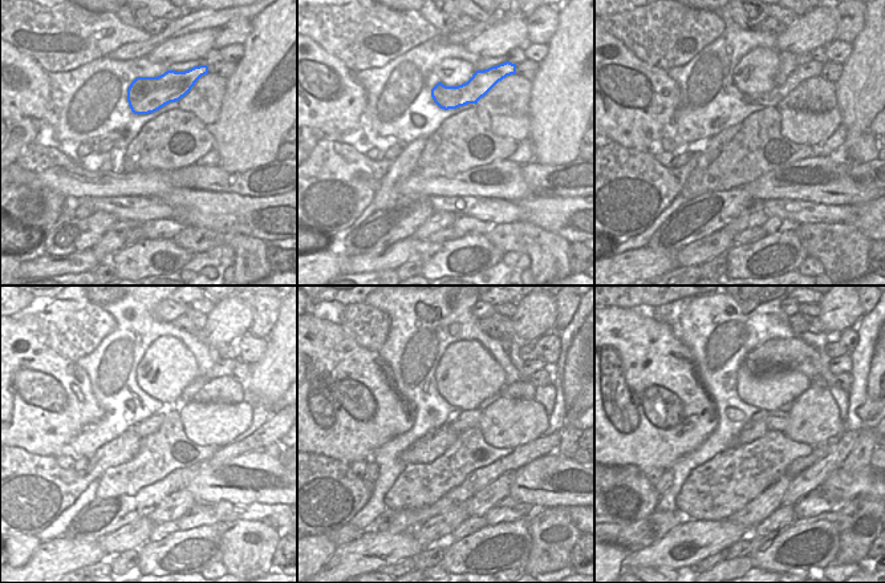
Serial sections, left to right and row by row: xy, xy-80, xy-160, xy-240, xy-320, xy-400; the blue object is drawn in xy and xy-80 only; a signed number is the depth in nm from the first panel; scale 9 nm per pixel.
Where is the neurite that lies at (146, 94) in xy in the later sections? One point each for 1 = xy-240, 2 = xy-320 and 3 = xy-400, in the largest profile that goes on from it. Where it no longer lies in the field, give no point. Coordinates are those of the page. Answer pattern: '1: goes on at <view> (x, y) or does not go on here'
1: goes on at xy-240 (223, 367)
2: goes on at xy-320 (530, 367)
3: goes on at xy-400 (843, 364)

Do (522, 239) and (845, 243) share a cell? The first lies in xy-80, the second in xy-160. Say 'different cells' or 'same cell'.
same cell

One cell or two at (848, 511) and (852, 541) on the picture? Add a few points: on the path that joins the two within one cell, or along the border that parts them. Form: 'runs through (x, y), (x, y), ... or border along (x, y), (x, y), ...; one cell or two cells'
runs through (849, 518), (852, 534); one cell

